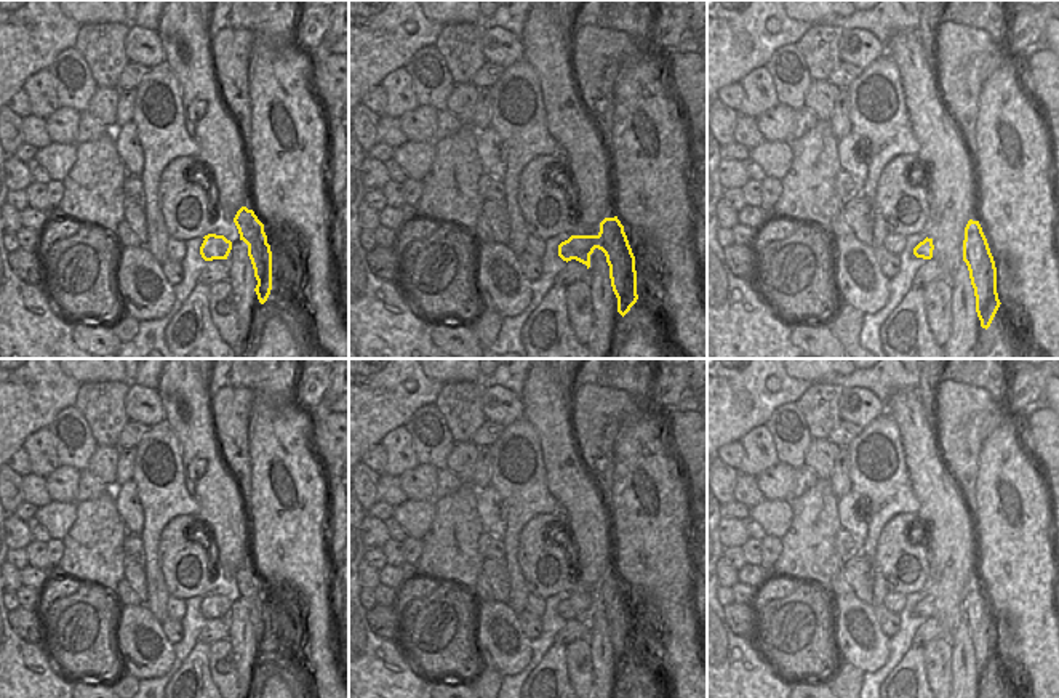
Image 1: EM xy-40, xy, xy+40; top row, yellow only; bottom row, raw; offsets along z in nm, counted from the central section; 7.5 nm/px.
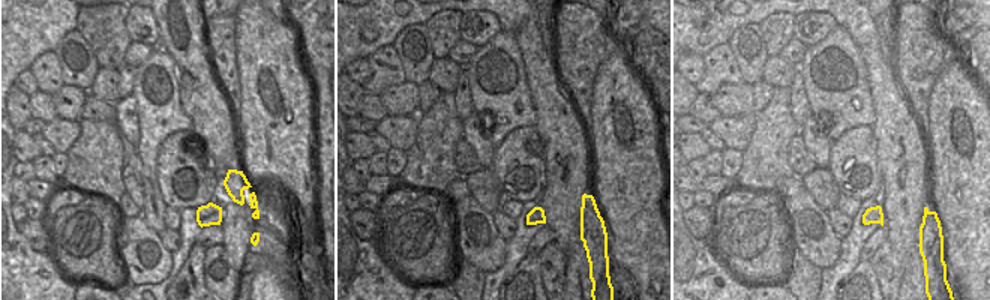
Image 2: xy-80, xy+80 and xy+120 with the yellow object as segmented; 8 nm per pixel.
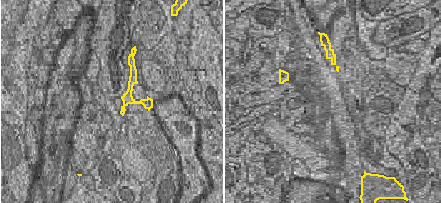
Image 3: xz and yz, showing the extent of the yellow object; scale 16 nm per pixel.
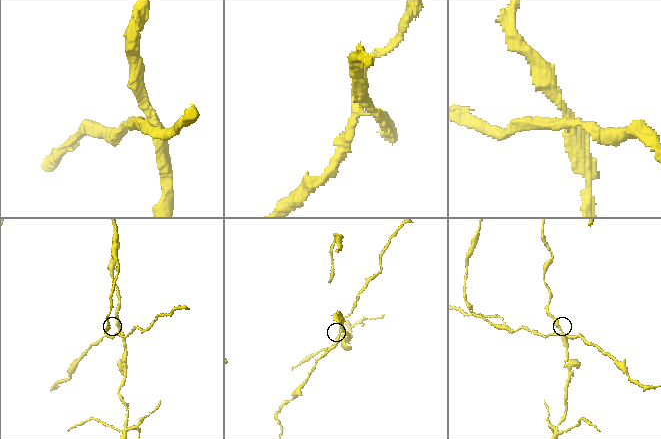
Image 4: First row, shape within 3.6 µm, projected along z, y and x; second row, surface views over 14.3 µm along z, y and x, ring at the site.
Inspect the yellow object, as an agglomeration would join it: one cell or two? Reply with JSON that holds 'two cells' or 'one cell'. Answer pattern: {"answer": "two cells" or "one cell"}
{"answer": "two cells"}

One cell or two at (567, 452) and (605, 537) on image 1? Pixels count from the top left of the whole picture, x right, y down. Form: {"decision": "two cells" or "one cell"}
{"decision": "one cell"}

